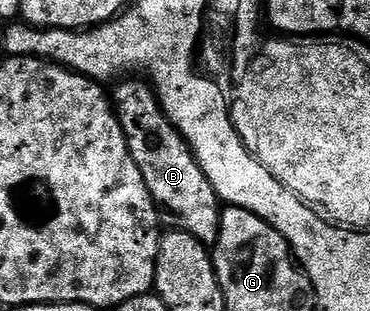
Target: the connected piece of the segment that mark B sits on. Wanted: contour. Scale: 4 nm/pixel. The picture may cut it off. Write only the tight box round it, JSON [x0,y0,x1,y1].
[111,80,223,248]

